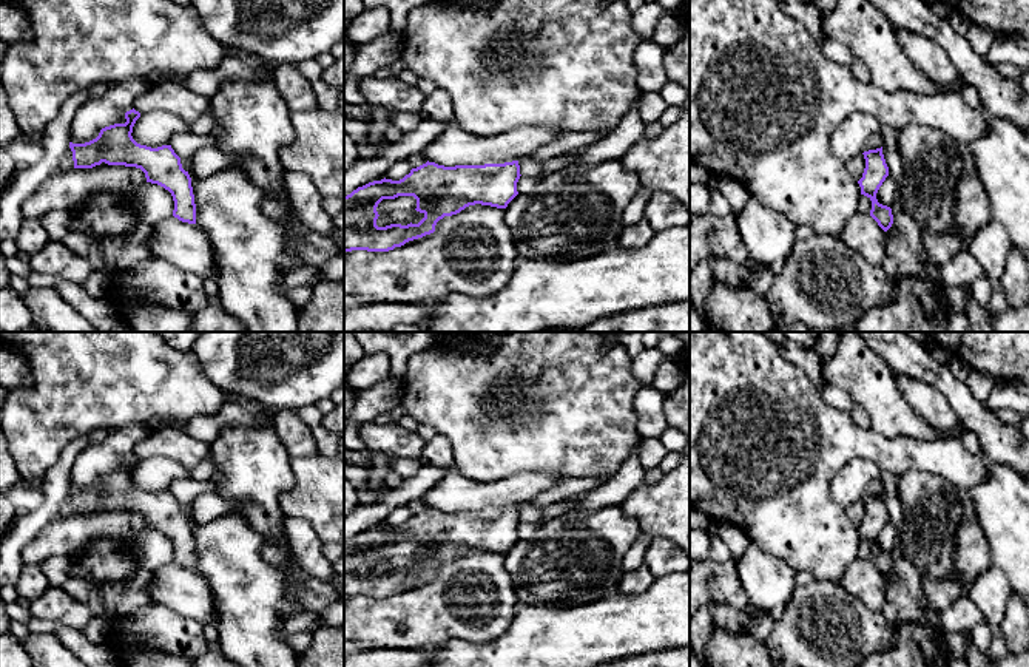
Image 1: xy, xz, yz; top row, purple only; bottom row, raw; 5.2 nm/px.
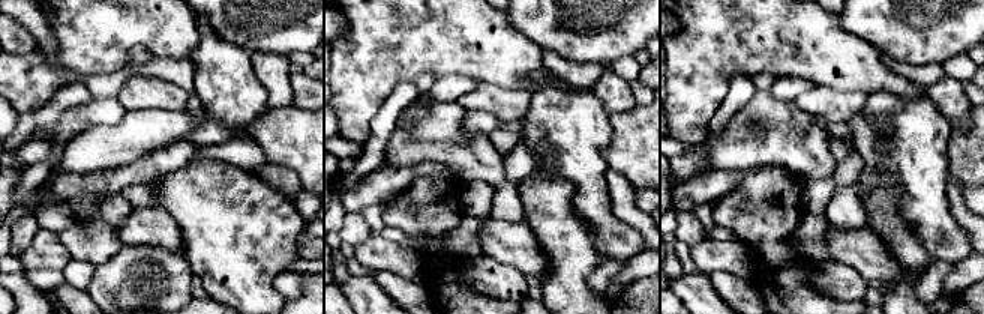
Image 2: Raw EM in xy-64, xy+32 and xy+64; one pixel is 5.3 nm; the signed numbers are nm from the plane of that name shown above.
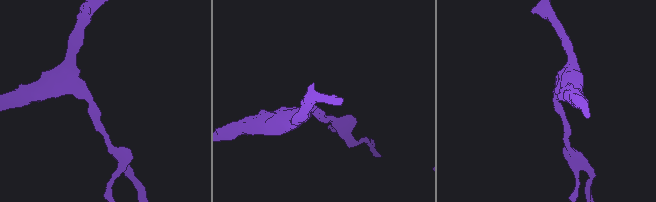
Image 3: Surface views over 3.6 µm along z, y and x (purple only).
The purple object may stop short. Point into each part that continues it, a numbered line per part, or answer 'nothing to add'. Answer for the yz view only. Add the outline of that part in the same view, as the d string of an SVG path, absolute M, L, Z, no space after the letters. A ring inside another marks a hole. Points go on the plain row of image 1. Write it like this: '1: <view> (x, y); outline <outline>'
nothing to add

